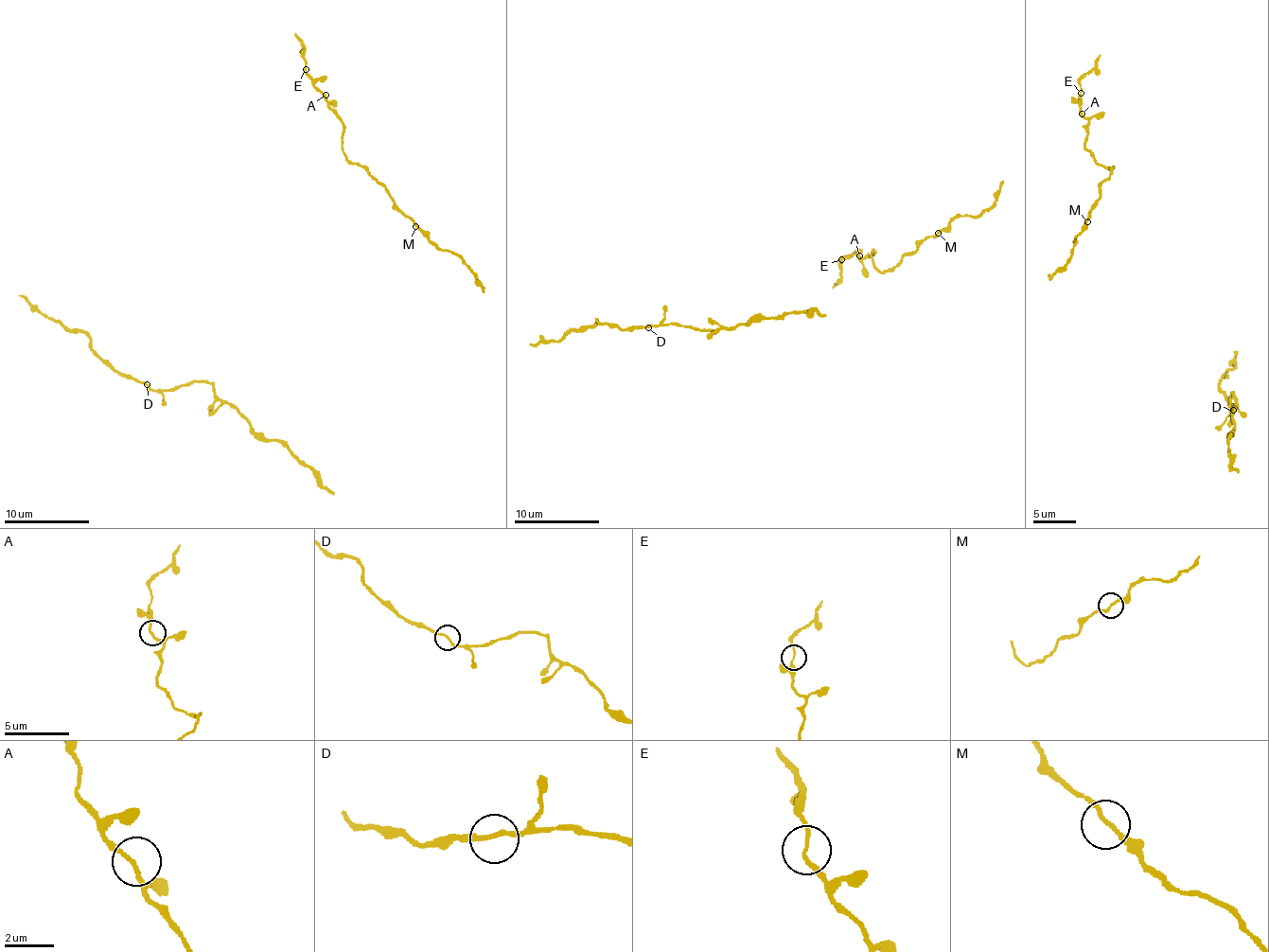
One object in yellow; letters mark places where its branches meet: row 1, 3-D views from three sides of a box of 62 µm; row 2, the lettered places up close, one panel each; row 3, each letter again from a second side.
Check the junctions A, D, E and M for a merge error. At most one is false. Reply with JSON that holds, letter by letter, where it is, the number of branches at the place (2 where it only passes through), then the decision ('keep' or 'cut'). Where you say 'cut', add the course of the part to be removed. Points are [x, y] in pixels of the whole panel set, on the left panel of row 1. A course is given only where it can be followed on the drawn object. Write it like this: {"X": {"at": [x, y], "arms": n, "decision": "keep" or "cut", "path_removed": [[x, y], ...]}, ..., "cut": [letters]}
{"A": {"at": [326, 95], "arms": 2, "decision": "keep"}, "D": {"at": [147, 384], "arms": 2, "decision": "keep"}, "E": {"at": [306, 69], "arms": 2, "decision": "keep"}, "M": {"at": [415, 226], "arms": 2, "decision": "keep"}, "cut": []}

